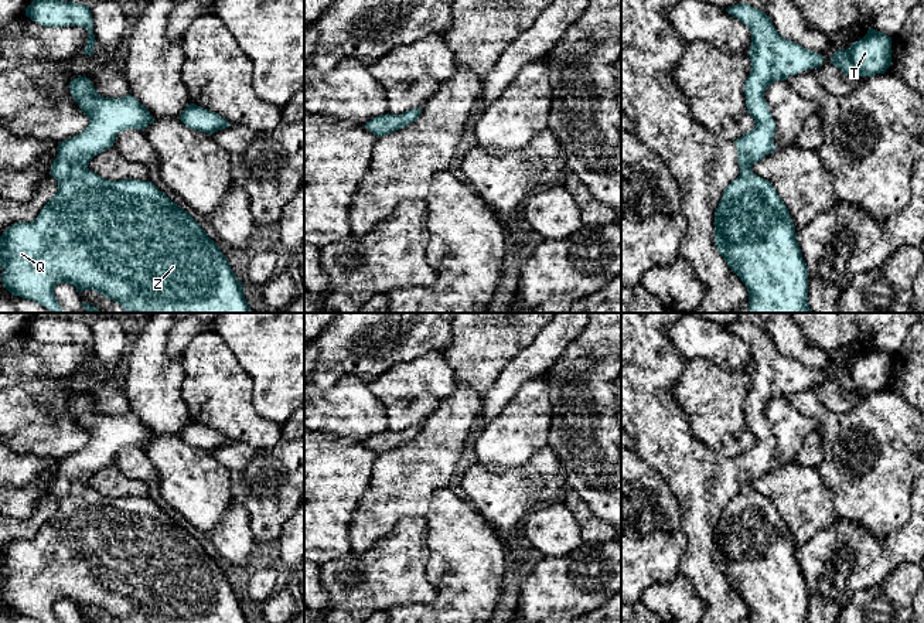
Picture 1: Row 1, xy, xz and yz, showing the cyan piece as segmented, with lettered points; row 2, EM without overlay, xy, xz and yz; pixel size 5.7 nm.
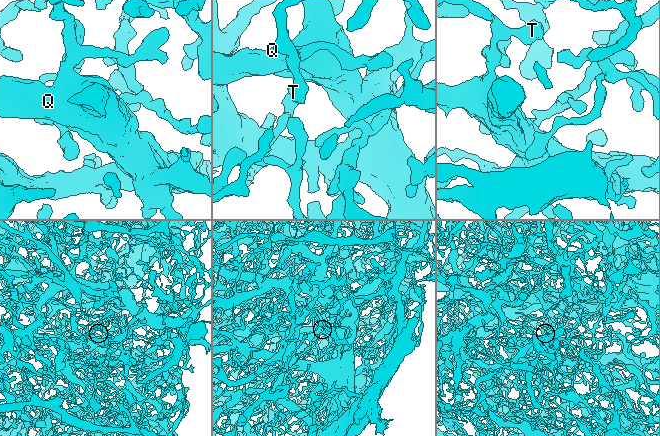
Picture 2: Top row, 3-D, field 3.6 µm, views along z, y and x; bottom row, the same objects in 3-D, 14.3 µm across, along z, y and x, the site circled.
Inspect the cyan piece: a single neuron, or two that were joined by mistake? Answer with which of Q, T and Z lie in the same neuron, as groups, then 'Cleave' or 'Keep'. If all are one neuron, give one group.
Groups: Q T Z. Keep

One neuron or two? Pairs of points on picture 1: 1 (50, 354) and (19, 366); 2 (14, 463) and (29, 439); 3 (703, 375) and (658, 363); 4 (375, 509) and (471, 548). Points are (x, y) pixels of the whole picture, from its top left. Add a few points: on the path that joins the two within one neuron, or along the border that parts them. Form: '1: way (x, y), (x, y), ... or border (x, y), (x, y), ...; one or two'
1: way (43, 360), (26, 360); one
2: border (14, 449), (48, 459); two
3: border (685, 358), (685, 366), (674, 387), (677, 402); two
4: border (443, 489), (435, 493), (423, 517); two

